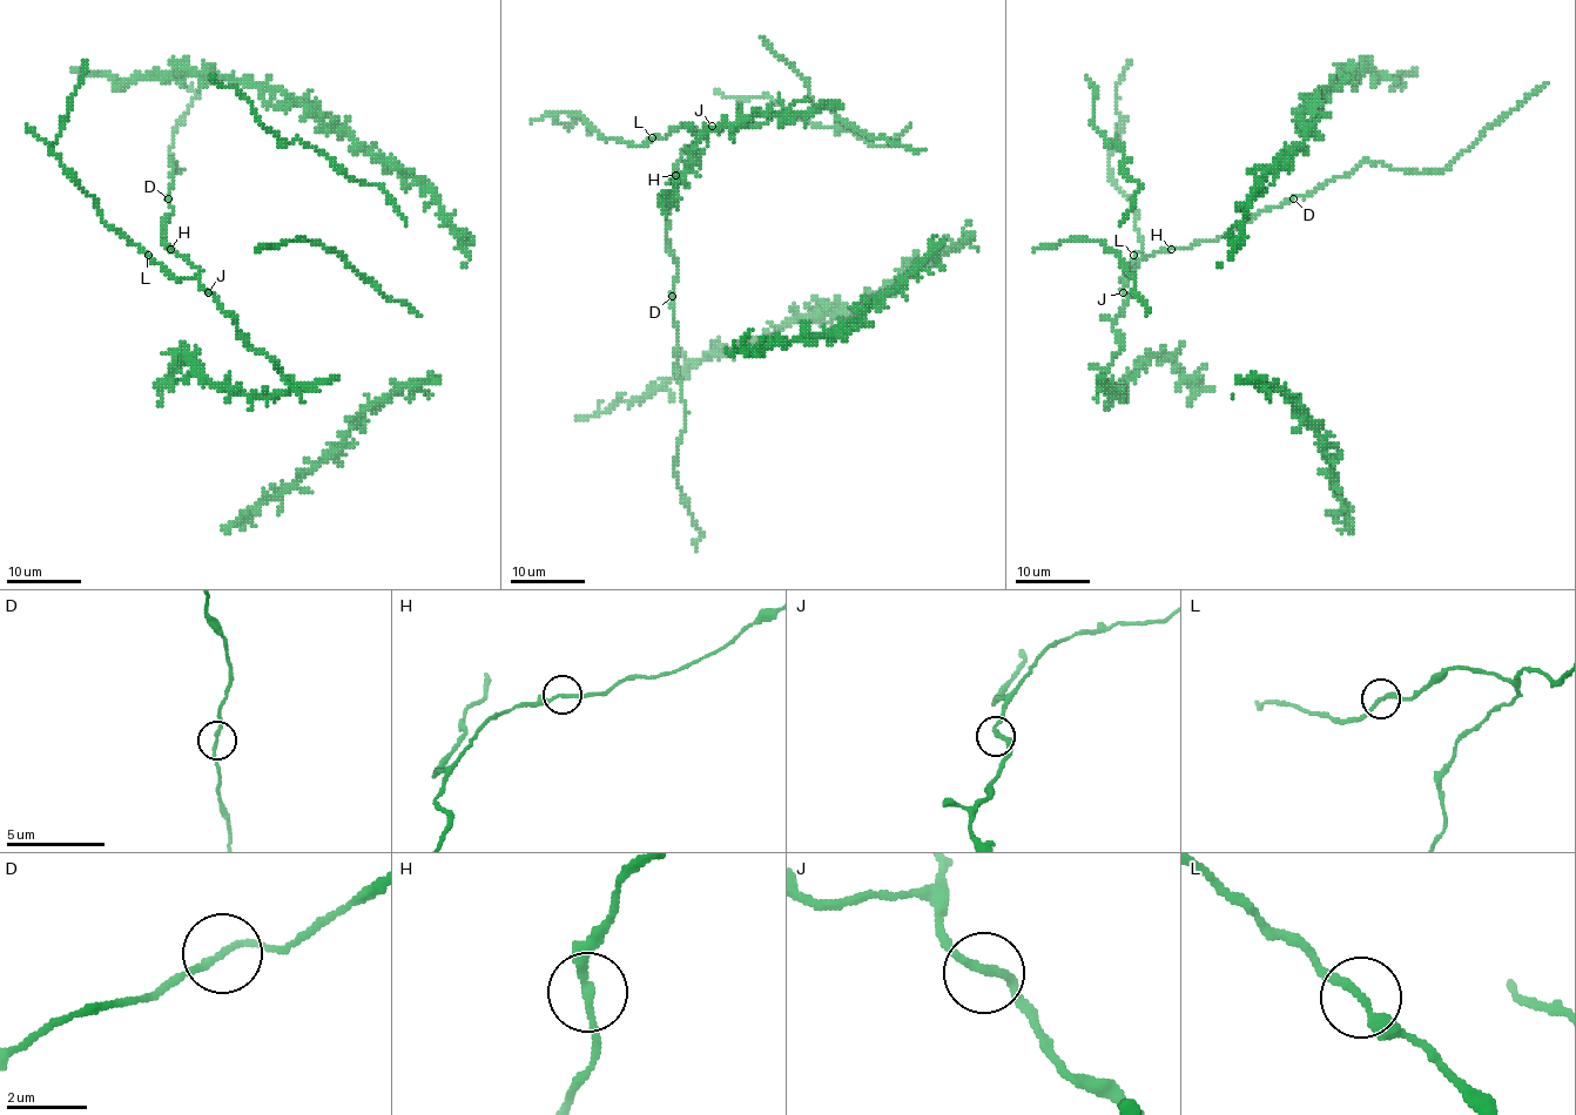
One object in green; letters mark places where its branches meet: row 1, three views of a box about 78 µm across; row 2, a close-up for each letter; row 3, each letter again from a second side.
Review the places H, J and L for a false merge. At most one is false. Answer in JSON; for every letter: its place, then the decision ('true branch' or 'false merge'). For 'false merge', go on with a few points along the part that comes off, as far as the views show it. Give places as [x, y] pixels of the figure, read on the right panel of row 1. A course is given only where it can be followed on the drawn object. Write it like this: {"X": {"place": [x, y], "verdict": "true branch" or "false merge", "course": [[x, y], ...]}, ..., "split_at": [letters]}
{"H": {"place": [1171, 249], "verdict": "true branch"}, "J": {"place": [1123, 292], "verdict": "true branch"}, "L": {"place": [1133, 255], "verdict": "true branch"}, "split_at": []}

